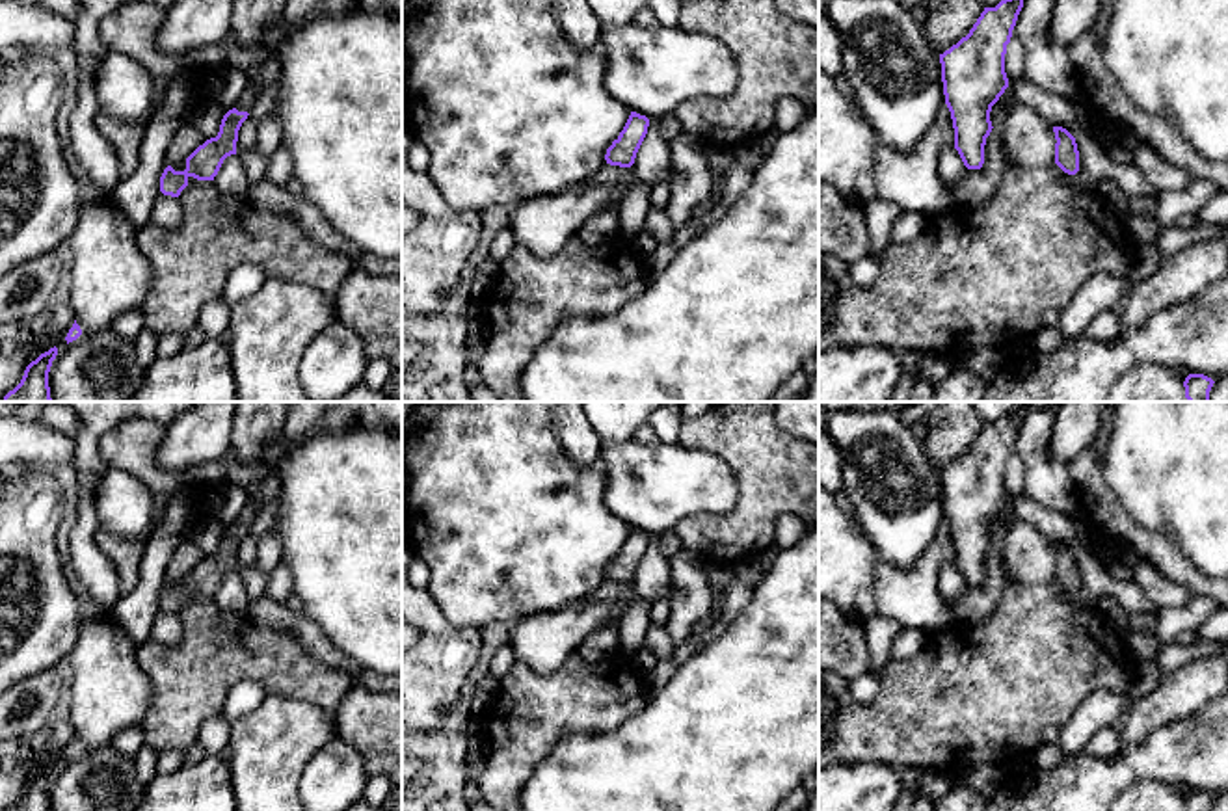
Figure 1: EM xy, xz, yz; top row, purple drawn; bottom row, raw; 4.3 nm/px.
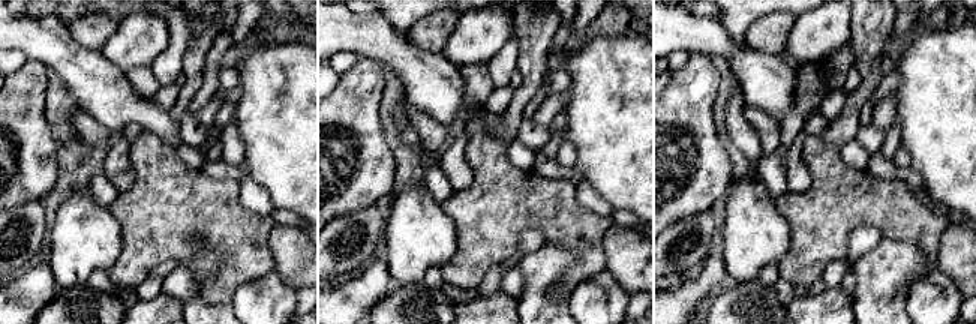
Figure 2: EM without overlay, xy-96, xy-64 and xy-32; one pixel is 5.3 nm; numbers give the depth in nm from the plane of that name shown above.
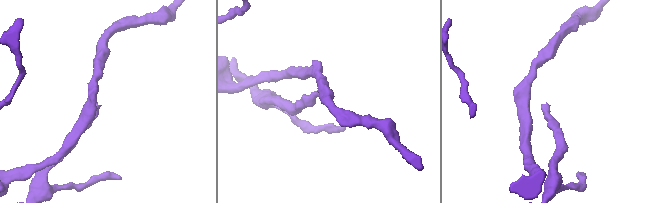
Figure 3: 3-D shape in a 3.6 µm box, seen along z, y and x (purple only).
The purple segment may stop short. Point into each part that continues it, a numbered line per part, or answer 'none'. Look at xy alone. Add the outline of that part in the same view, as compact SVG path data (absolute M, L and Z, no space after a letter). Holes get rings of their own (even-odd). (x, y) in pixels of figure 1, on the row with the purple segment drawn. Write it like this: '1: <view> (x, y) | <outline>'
1: xy (250, 93) | M247 84L247 87L244 89L244 93L242 93L242 97L240 97L238 104L236 104L236 110L249 113L249 110L251 110L251 106L255 104L259 93L260 93L260 91L259 91L257 86L249 86L249 84Z

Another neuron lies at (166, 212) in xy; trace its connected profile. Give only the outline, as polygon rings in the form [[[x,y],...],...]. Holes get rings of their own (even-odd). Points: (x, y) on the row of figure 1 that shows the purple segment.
[[[158,192],[149,221],[162,229],[177,229],[182,221],[182,206],[179,197]]]

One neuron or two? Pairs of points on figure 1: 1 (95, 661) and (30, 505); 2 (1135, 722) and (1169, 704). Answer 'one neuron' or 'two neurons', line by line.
1: two neurons
2: one neuron

